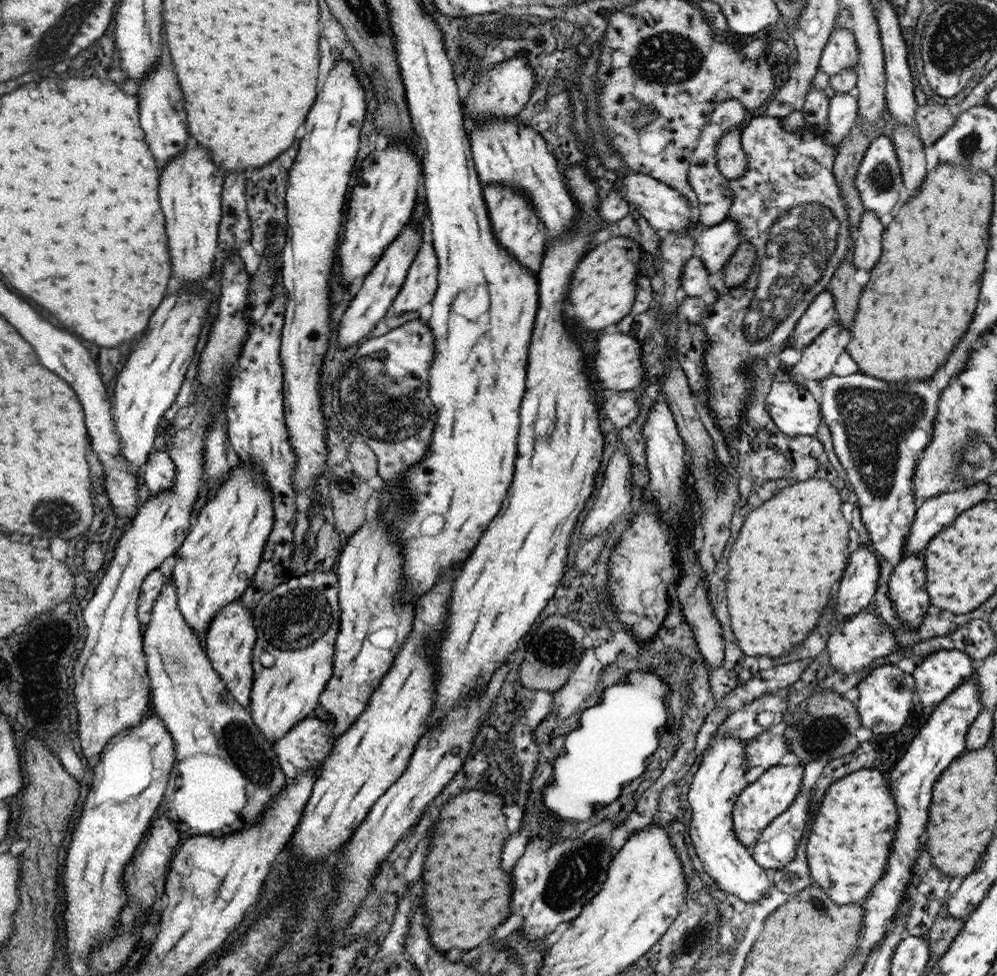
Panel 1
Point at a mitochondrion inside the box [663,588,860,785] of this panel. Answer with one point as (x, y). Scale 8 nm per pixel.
(823, 734)

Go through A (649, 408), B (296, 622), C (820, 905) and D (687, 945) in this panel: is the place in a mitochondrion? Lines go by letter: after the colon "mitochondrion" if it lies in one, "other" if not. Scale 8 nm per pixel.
A: other
B: mitochondrion
C: mitochondrion
D: mitochondrion

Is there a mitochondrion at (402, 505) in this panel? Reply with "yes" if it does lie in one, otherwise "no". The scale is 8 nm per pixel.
yes

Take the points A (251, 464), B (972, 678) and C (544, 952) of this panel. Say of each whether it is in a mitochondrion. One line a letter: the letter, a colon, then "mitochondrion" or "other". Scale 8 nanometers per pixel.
A: other
B: other
C: other

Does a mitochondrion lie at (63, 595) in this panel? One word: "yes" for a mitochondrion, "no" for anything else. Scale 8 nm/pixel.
no

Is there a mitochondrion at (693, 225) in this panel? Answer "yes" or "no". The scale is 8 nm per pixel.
no

